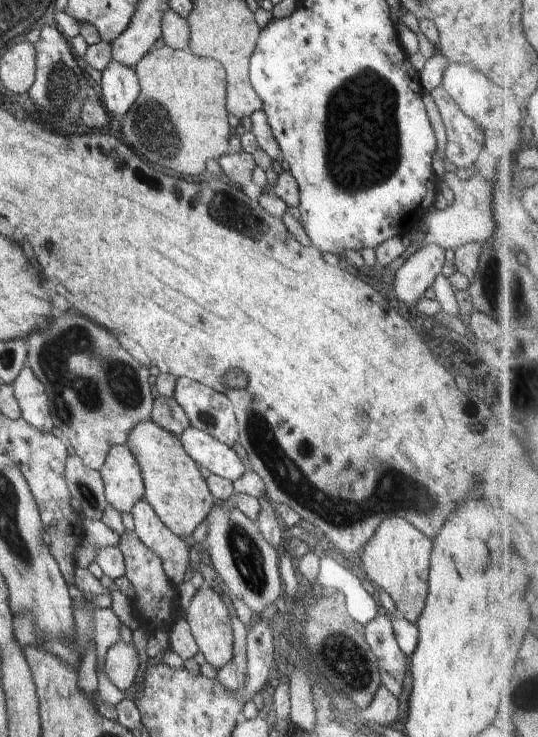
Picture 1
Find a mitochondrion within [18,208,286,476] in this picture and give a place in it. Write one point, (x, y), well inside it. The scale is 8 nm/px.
(114, 380)

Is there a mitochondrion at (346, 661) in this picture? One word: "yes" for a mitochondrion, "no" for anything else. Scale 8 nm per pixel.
yes

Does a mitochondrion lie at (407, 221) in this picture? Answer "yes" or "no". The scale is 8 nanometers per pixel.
no

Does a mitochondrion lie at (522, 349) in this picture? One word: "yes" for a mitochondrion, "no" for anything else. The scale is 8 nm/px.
yes

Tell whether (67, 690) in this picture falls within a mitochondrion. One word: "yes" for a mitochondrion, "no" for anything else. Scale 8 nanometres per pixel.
no

